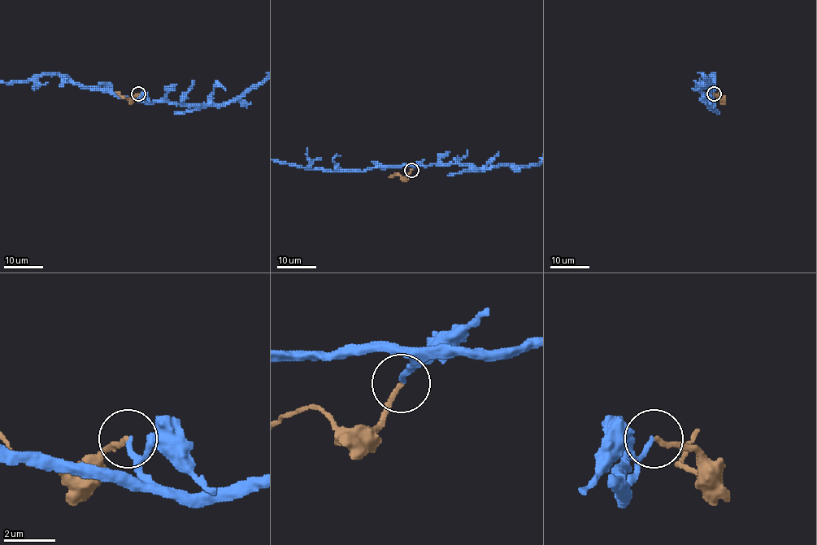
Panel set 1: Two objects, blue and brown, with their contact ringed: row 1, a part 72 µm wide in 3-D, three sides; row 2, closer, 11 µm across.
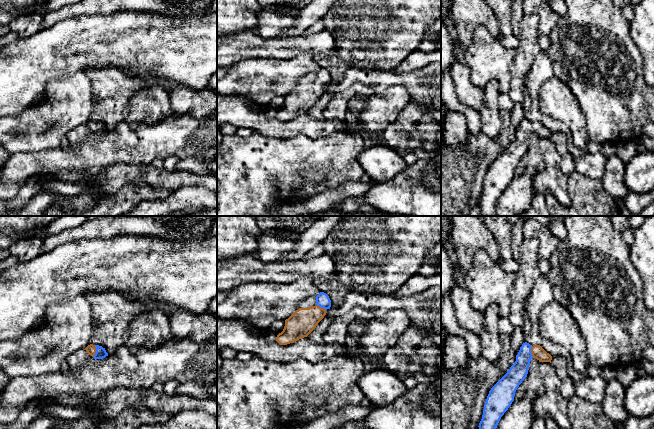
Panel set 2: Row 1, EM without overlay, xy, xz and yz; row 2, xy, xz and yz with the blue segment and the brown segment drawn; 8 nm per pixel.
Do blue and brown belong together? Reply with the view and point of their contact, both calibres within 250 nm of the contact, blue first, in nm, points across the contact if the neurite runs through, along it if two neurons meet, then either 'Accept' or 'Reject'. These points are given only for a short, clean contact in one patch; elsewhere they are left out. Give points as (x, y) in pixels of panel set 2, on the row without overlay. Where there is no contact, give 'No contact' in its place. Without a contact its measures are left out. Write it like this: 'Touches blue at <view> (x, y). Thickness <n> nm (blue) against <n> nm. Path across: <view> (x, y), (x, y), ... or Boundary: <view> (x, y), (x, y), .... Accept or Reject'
Touches blue at xy (96, 127). Thickness 90 nm (blue) against 80 nm. Path across: xy (101, 129), (96, 127), (91, 125). Accept

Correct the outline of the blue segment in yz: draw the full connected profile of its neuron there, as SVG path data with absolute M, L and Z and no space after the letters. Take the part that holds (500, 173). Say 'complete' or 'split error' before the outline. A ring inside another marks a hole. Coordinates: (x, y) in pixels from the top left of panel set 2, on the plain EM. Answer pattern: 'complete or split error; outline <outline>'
split error; outline M527 118L522 120L515 139L489 167L478 202L482 216L496 216L496 203L514 177L517 164L527 153L532 134L539 138L551 139L552 136L552 132L540 121L532 122Z

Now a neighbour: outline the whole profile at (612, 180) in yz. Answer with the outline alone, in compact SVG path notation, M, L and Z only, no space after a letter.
M617 154L608 157L600 179L604 190L614 200L624 200L629 192L624 184L624 163Z

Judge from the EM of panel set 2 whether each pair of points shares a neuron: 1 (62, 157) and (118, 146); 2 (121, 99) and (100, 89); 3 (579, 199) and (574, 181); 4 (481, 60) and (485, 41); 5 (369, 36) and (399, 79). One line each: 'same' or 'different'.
1: same
2: same
3: same
4: same
5: different

